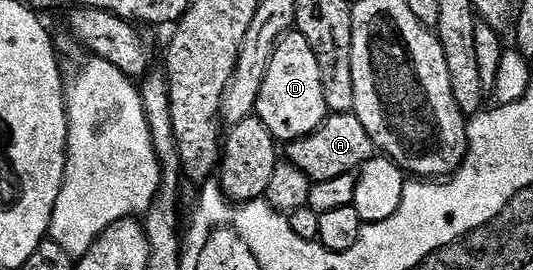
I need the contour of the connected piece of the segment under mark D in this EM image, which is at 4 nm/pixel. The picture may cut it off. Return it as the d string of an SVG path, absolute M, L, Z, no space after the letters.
M291 32L279 40L264 84L260 84L254 112L282 144L314 134L326 123L328 111L324 104L324 84L320 84L320 64L316 64L316 56L302 34Z

